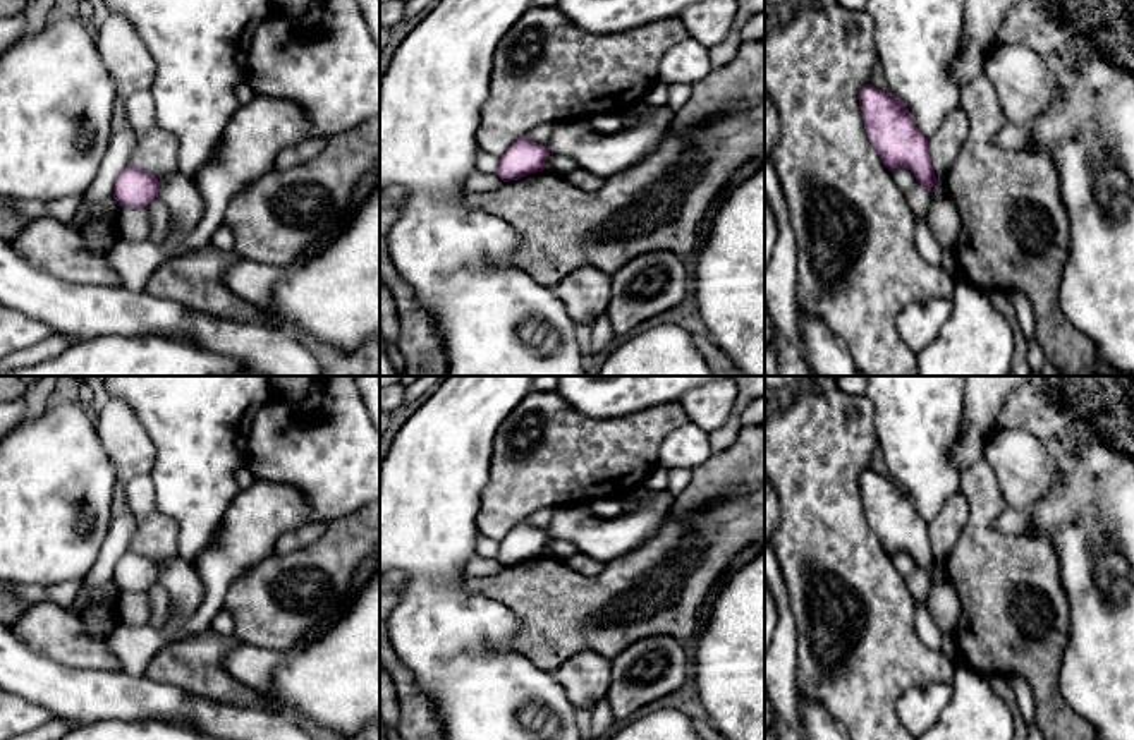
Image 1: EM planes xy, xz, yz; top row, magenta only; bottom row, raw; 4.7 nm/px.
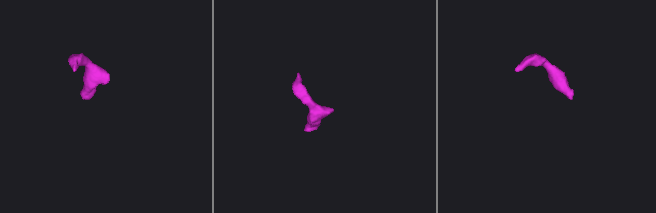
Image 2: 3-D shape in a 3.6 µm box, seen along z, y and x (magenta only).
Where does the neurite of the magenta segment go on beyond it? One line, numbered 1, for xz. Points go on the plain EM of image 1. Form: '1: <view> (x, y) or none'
1: none

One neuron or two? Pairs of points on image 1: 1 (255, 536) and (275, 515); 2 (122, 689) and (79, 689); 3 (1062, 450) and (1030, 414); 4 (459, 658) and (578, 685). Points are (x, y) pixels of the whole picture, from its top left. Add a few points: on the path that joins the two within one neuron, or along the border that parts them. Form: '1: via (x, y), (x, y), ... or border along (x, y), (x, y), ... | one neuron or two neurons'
1: via (260, 531), (270, 521) | one neuron
2: via (112, 689), (90, 689) | one neuron
3: via (1054, 442), (1038, 423) | one neuron
4: border along (552, 673), (578, 706) | two neurons

